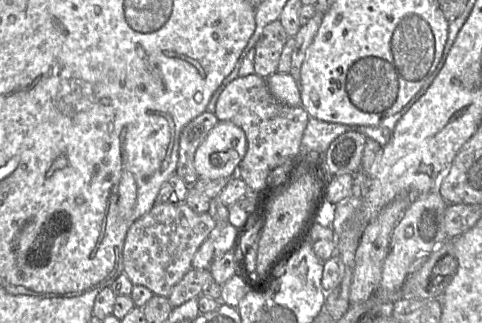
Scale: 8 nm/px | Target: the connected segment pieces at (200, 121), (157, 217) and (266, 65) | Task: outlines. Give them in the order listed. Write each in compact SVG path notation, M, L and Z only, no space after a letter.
M205 111L190 121L180 134L176 174L188 185L193 185L199 179L194 165L196 150L218 121L214 113Z
M187 203L155 204L127 231L123 248L123 272L134 285L142 285L155 295L169 297L173 287L192 268L192 259L215 228L208 212L196 213Z
M280 20L267 24L256 42L254 69L255 74L267 78L276 73L280 56L288 35Z

